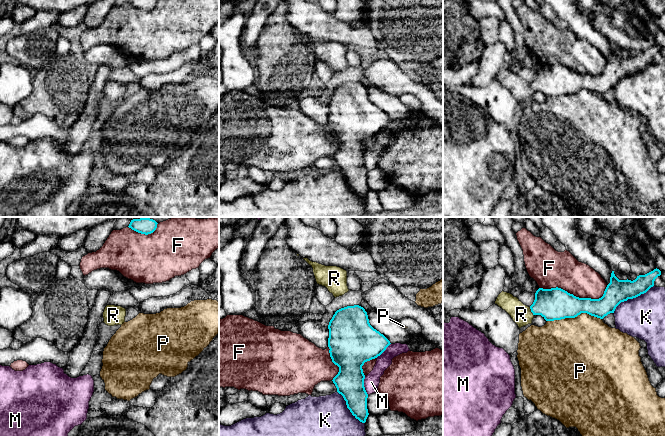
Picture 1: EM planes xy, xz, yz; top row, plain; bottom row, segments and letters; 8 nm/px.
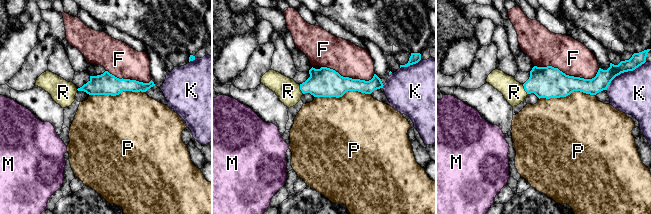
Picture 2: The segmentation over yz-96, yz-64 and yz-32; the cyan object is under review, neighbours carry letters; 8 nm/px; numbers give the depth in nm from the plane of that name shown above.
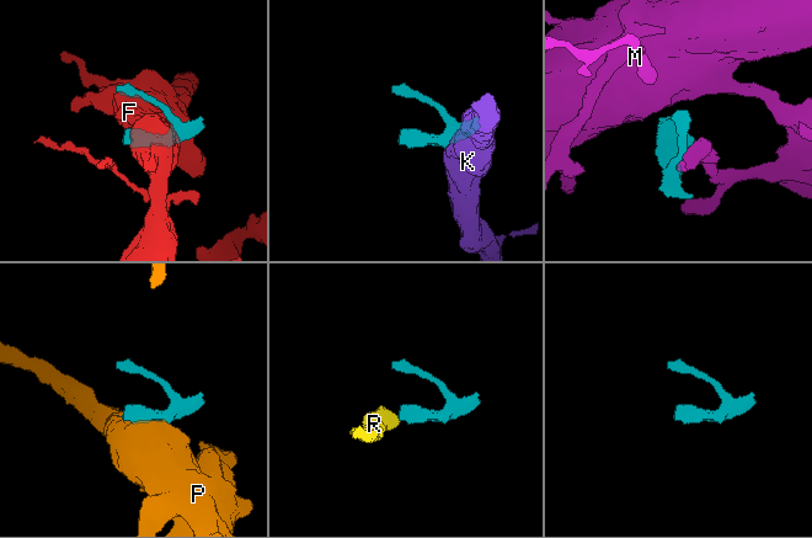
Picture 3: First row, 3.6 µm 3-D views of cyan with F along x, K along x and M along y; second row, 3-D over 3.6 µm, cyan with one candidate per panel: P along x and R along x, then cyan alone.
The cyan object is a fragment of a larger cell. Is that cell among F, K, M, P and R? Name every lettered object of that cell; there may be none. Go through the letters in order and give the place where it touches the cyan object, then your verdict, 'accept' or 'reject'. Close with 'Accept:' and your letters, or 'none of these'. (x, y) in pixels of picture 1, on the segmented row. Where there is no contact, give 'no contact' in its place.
F: meets cyan in yz at (575, 296); reject
K: meets cyan in yz at (632, 298); reject
M: meets cyan in xz at (363, 385); reject
P: meets cyan in yz at (574, 317); reject
R: meets cyan in yz at (531, 311); accept
Accept: R

